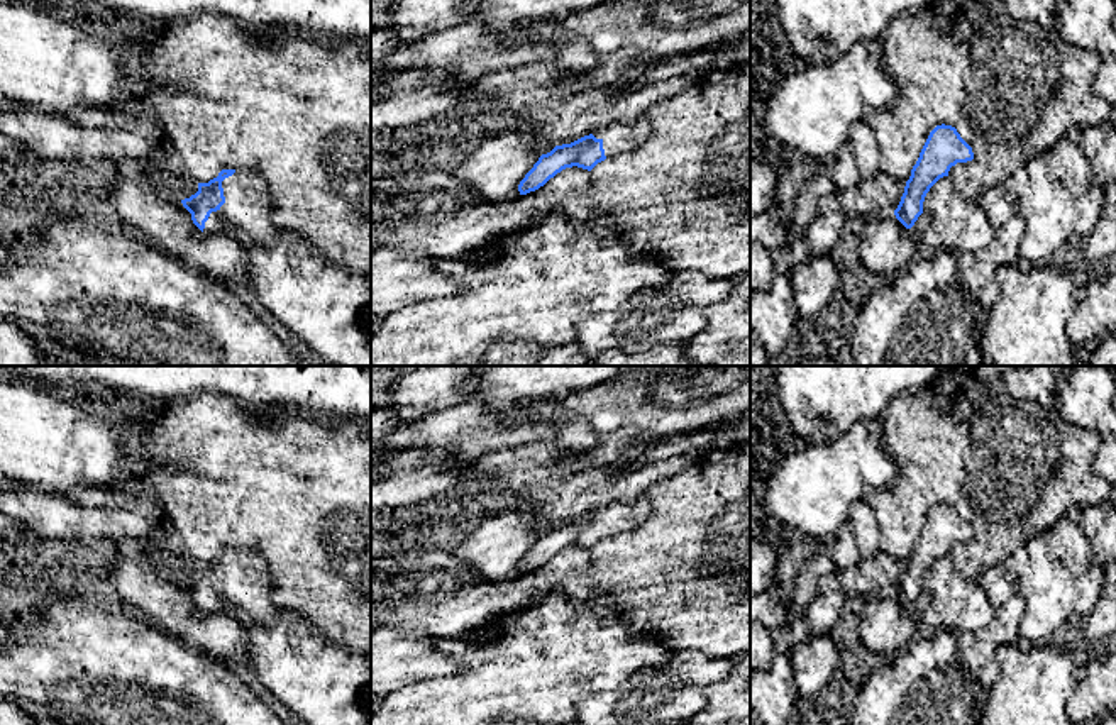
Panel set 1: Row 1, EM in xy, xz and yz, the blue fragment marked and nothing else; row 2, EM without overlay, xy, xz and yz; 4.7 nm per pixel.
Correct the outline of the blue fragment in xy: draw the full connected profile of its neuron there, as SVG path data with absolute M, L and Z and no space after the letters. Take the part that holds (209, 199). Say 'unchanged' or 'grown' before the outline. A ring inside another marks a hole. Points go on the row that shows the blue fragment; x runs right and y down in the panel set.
grown; M222 169L198 191L181 200L203 234L240 230L249 241L273 246L288 232L271 220L271 198L261 174L249 169Z

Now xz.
grown; M642 113L632 124L610 124L603 130L606 134L603 139L589 134L571 144L555 146L550 152L542 154L520 181L520 195L539 190L566 168L577 166L591 171L598 163L638 147L650 136L650 119L647 113Z

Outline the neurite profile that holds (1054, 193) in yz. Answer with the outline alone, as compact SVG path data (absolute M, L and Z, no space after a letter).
M1074 127L1006 180L981 188L977 196L994 229L1021 217L1025 234L1018 246L1019 263L1047 266L1057 249L1096 227L1106 188L1092 183L1082 129Z

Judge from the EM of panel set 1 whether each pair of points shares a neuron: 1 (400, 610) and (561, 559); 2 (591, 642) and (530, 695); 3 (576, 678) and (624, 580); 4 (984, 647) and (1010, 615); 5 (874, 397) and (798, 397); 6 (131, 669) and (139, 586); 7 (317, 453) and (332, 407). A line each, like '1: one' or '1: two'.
1: one
2: one
3: two
4: one
5: one
6: two
7: two

